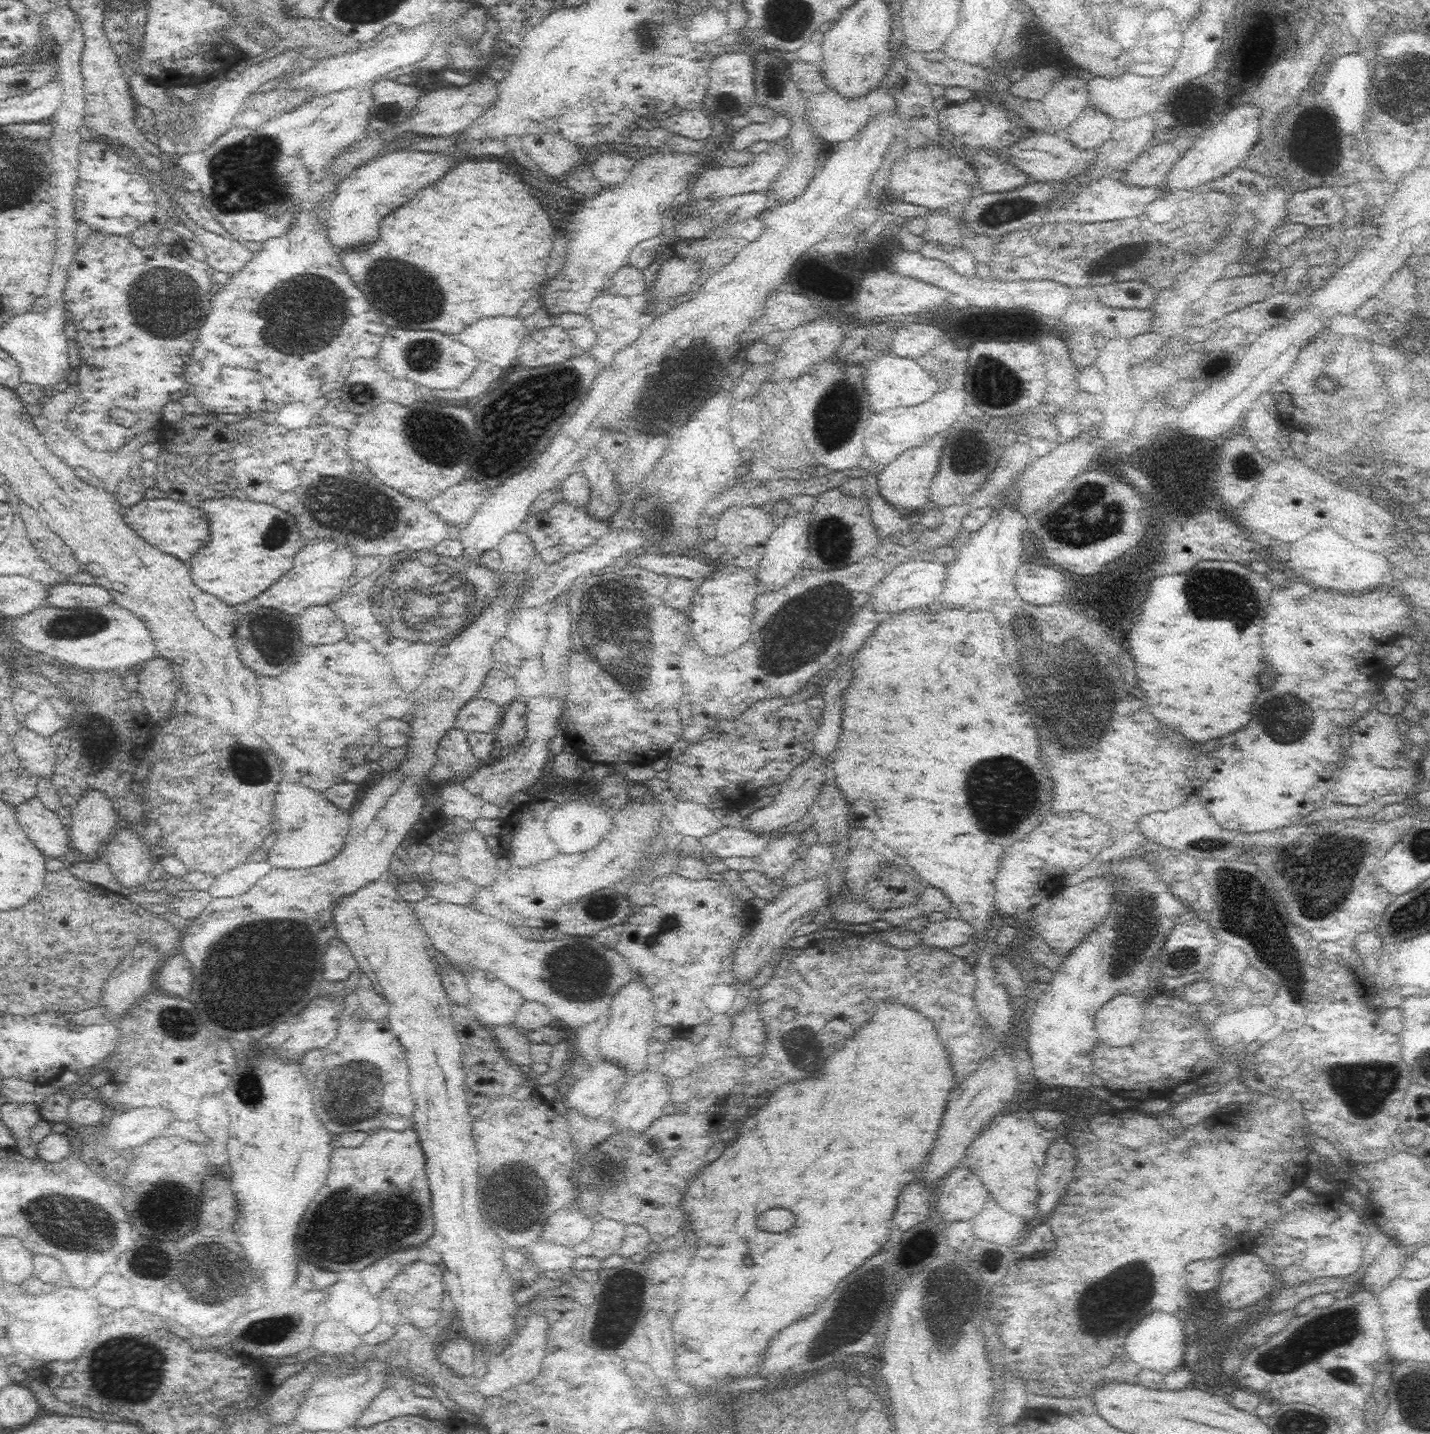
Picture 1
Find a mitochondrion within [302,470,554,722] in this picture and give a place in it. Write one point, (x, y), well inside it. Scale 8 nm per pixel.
(409, 612)

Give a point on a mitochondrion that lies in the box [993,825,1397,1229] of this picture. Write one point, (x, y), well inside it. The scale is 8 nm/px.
(1252, 912)

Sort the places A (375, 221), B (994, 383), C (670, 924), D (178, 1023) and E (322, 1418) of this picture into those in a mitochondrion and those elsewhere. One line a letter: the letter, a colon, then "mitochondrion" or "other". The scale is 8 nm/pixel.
A: other
B: mitochondrion
C: mitochondrion
D: mitochondrion
E: other

